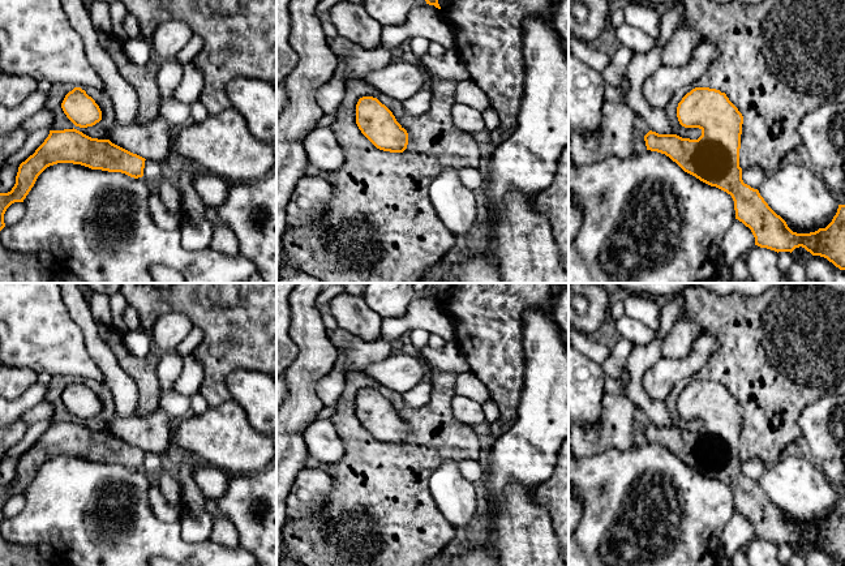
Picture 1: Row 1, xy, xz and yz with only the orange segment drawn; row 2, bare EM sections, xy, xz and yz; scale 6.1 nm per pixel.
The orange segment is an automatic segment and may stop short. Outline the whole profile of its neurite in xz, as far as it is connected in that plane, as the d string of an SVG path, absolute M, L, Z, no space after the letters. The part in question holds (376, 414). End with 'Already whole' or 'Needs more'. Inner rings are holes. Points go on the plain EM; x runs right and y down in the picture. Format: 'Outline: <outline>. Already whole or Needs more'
Outline: M363 389L356 396L356 416L379 442L403 445L408 437L407 423L377 390Z. Already whole

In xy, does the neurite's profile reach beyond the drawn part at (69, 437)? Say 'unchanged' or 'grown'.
unchanged

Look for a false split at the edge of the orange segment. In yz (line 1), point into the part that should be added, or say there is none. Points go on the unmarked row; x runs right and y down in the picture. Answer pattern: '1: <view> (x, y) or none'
1: none

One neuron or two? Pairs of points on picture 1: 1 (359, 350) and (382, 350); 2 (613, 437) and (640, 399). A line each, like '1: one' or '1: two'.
1: one
2: two

